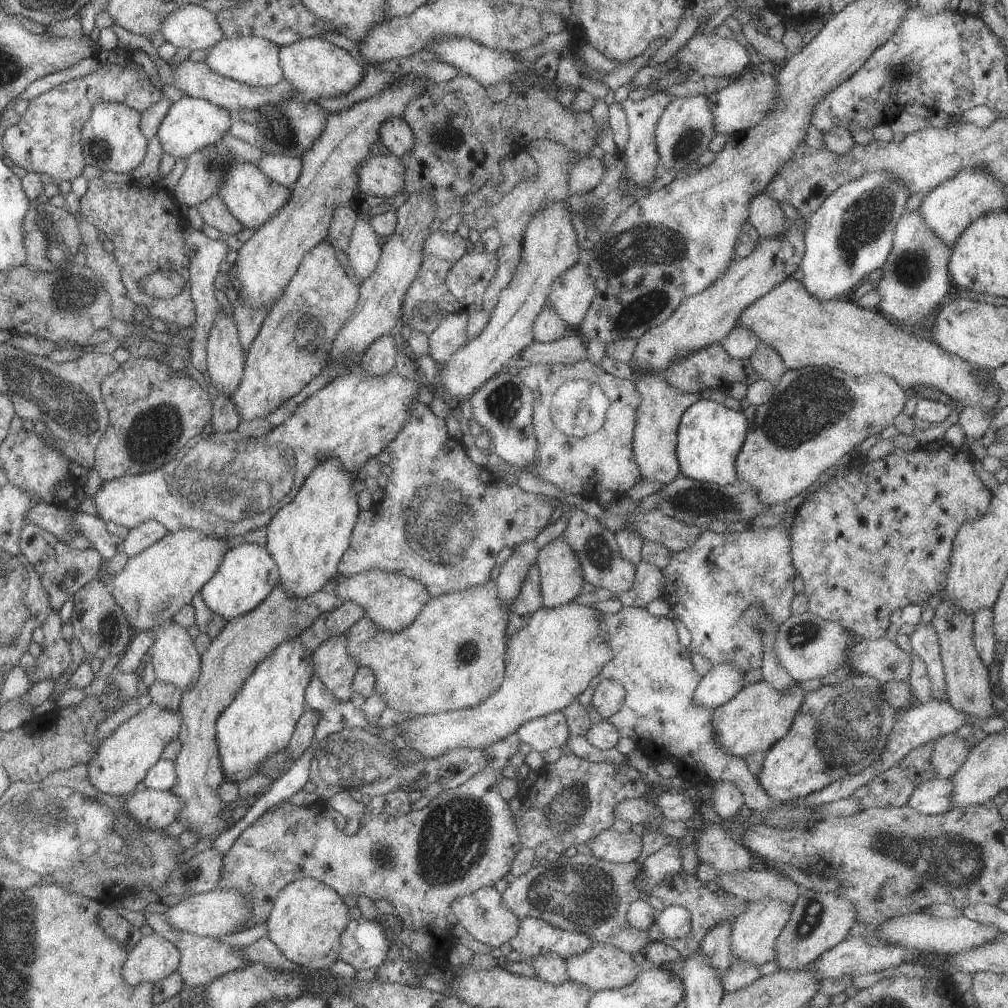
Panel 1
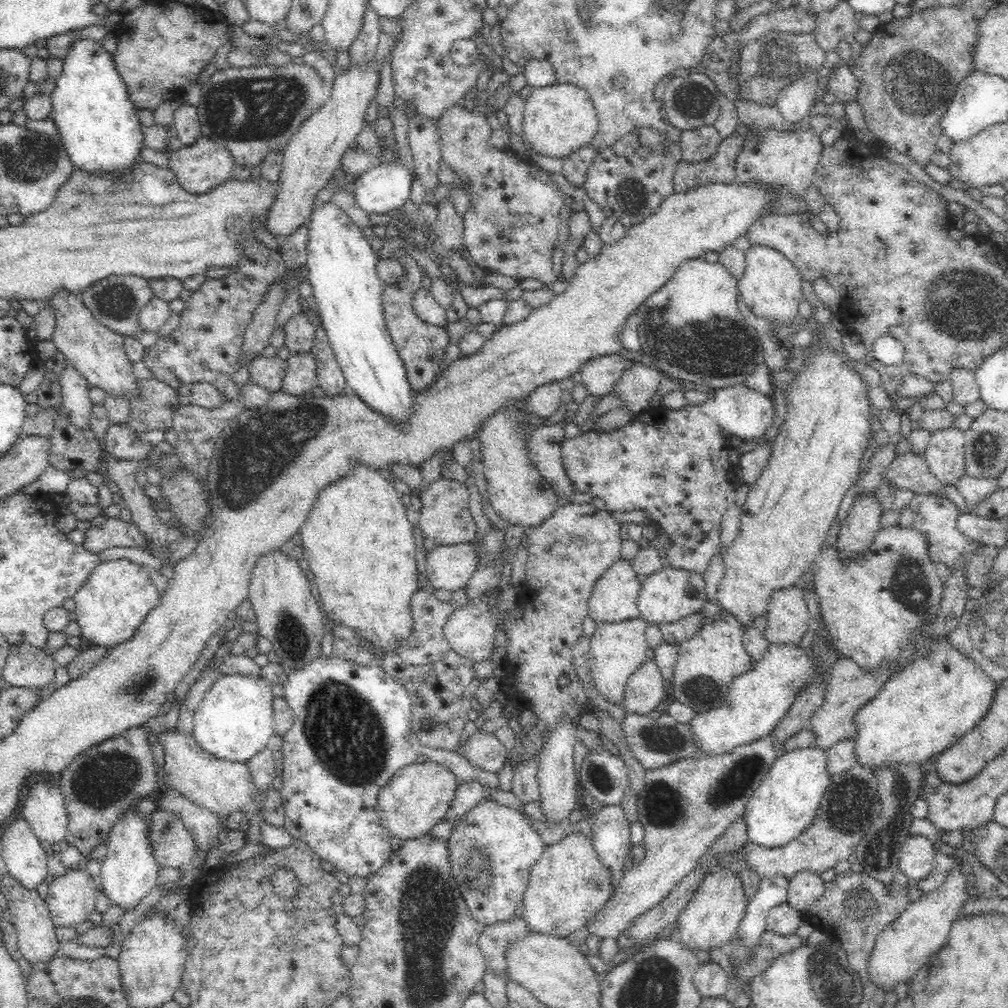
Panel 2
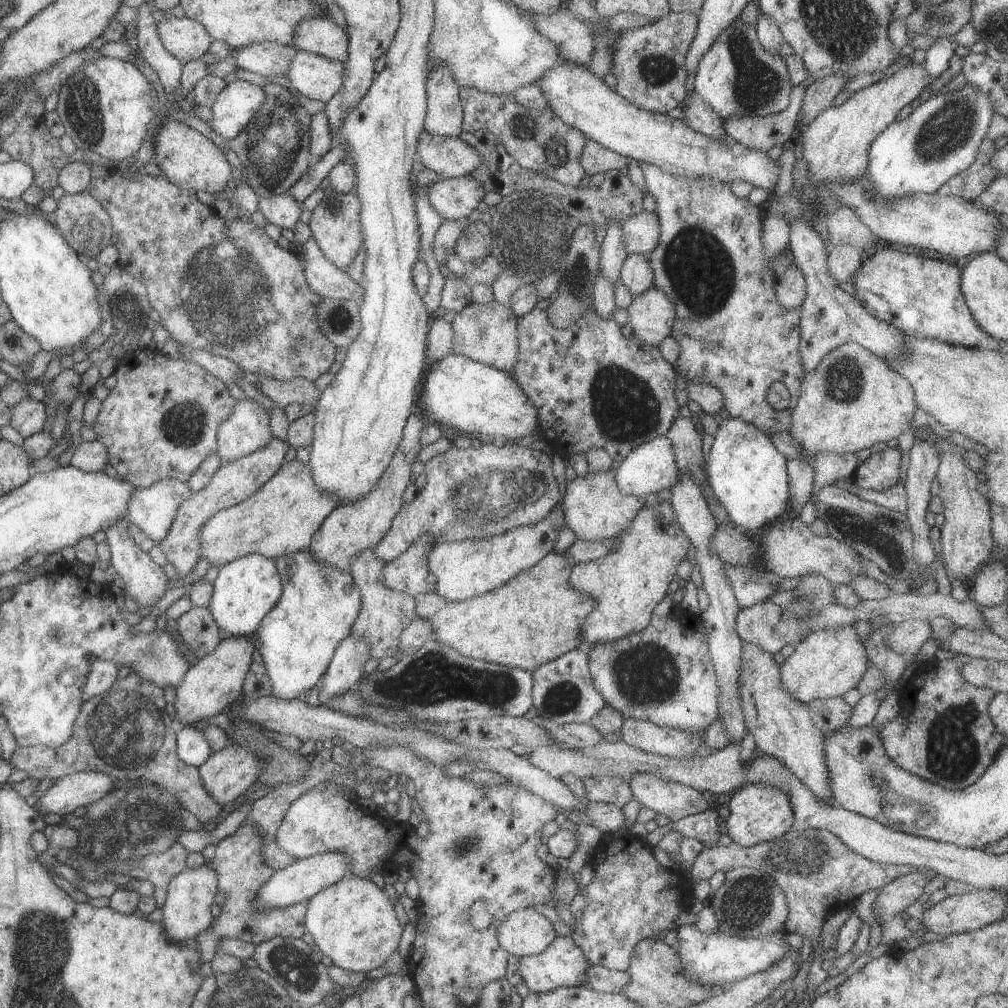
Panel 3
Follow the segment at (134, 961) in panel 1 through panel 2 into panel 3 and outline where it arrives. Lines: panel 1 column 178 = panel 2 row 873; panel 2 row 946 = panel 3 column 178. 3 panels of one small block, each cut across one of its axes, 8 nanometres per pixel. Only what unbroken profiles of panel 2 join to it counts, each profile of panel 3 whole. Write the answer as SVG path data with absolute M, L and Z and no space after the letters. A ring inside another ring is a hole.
M210 866L185 869L171 879L164 910L163 926L170 942L186 942L204 933L213 924L211 908L218 887L218 874Z

